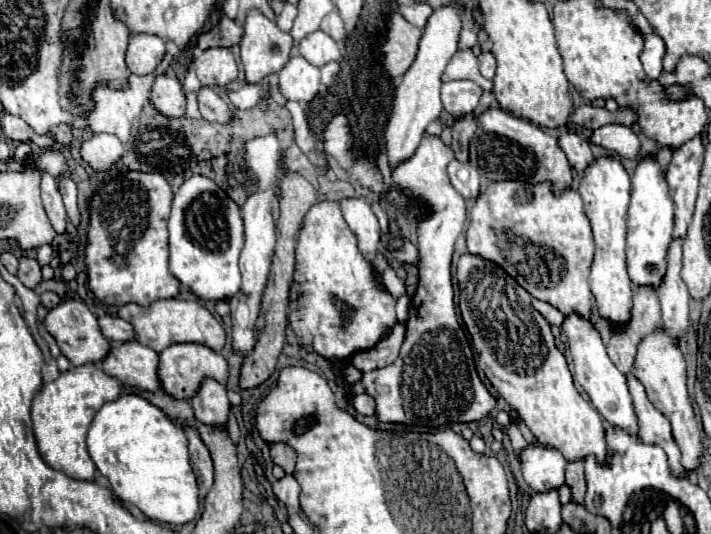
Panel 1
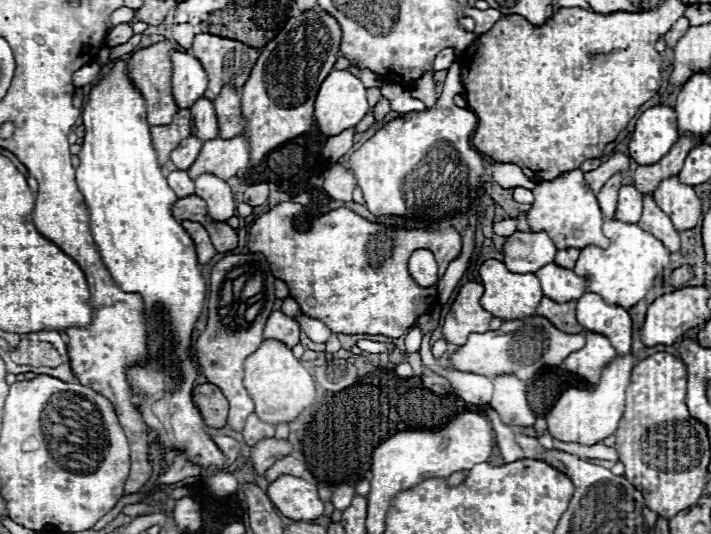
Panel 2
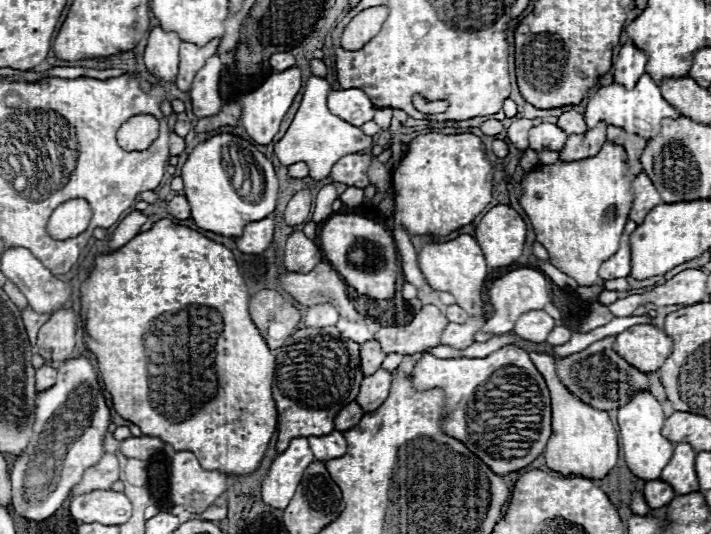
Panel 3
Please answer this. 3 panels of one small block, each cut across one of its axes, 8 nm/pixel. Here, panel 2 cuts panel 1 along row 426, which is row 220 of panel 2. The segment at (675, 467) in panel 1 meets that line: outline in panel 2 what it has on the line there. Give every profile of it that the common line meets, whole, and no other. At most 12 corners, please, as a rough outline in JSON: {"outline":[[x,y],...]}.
{"outline":[[644,196],[638,226],[660,238],[670,252],[680,250],[680,232]]}

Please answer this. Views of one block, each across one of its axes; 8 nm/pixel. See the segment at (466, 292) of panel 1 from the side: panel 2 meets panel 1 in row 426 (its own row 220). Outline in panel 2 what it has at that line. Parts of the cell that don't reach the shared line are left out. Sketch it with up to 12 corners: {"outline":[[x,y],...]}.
{"outline":[[580,168],[534,186],[530,230],[558,248],[606,248]]}

